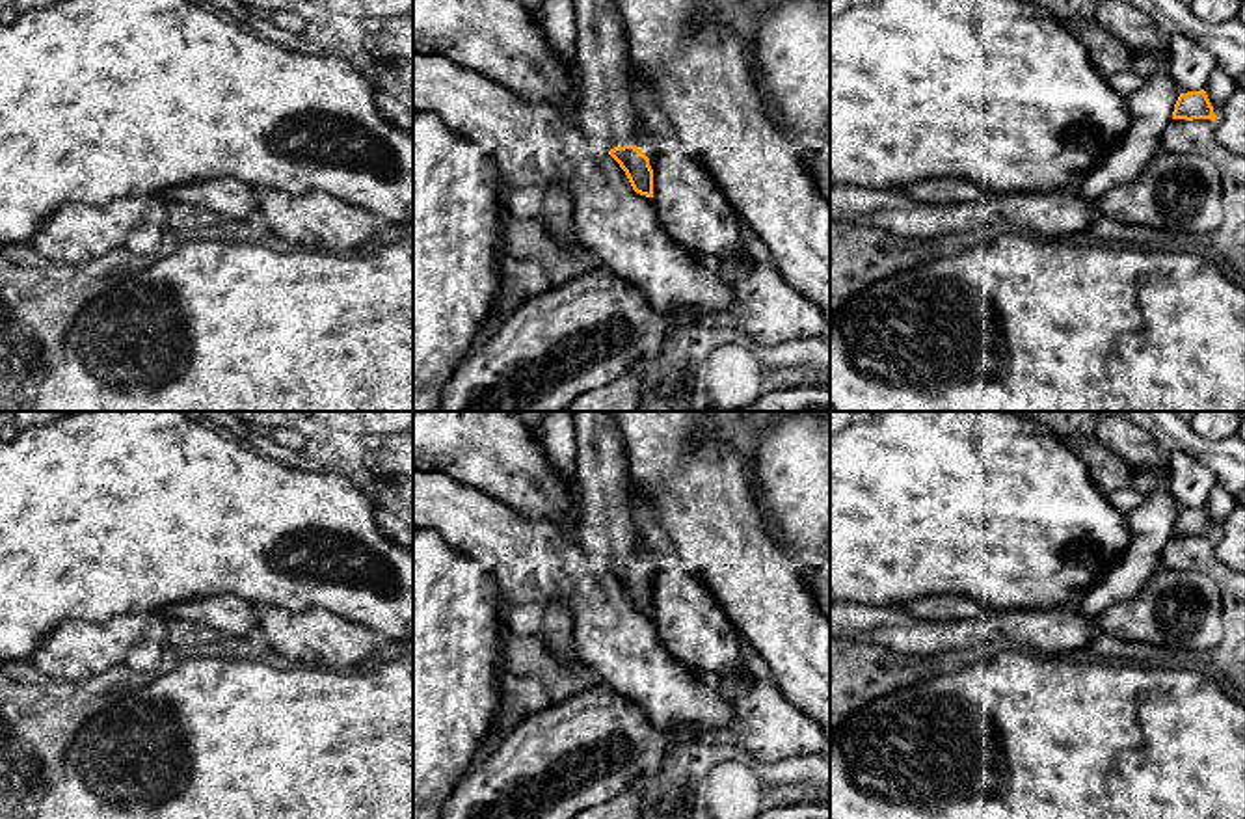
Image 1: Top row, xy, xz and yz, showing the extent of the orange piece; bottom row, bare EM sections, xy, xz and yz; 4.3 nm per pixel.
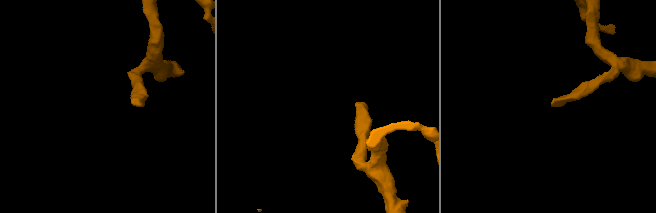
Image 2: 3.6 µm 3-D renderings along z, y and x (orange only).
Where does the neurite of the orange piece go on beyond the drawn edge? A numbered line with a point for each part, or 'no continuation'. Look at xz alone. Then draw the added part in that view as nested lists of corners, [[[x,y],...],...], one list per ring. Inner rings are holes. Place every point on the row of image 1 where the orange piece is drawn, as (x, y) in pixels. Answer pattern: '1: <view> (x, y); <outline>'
1: xz (605, 116); [[[573,0],[575,67],[581,76],[575,128],[601,153],[623,147],[640,127],[631,93],[631,52],[616,0]]]

